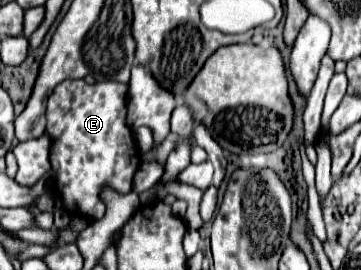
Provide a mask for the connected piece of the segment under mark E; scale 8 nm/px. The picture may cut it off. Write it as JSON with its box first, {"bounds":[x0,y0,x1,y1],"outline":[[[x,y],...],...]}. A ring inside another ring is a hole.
{"bounds":[46,80,140,220],"outline":[[[64,80],[52,96],[48,98],[46,108],[46,134],[52,134],[52,150],[50,164],[56,170],[56,192],[64,200],[64,208],[70,212],[80,212],[92,220],[98,220],[106,214],[106,204],[100,198],[104,188],[112,188],[118,194],[128,194],[132,190],[132,178],[140,166],[140,154],[132,136],[132,130],[126,124],[126,98],[128,86],[120,86],[120,82],[96,82],[86,84],[84,80]]]}

